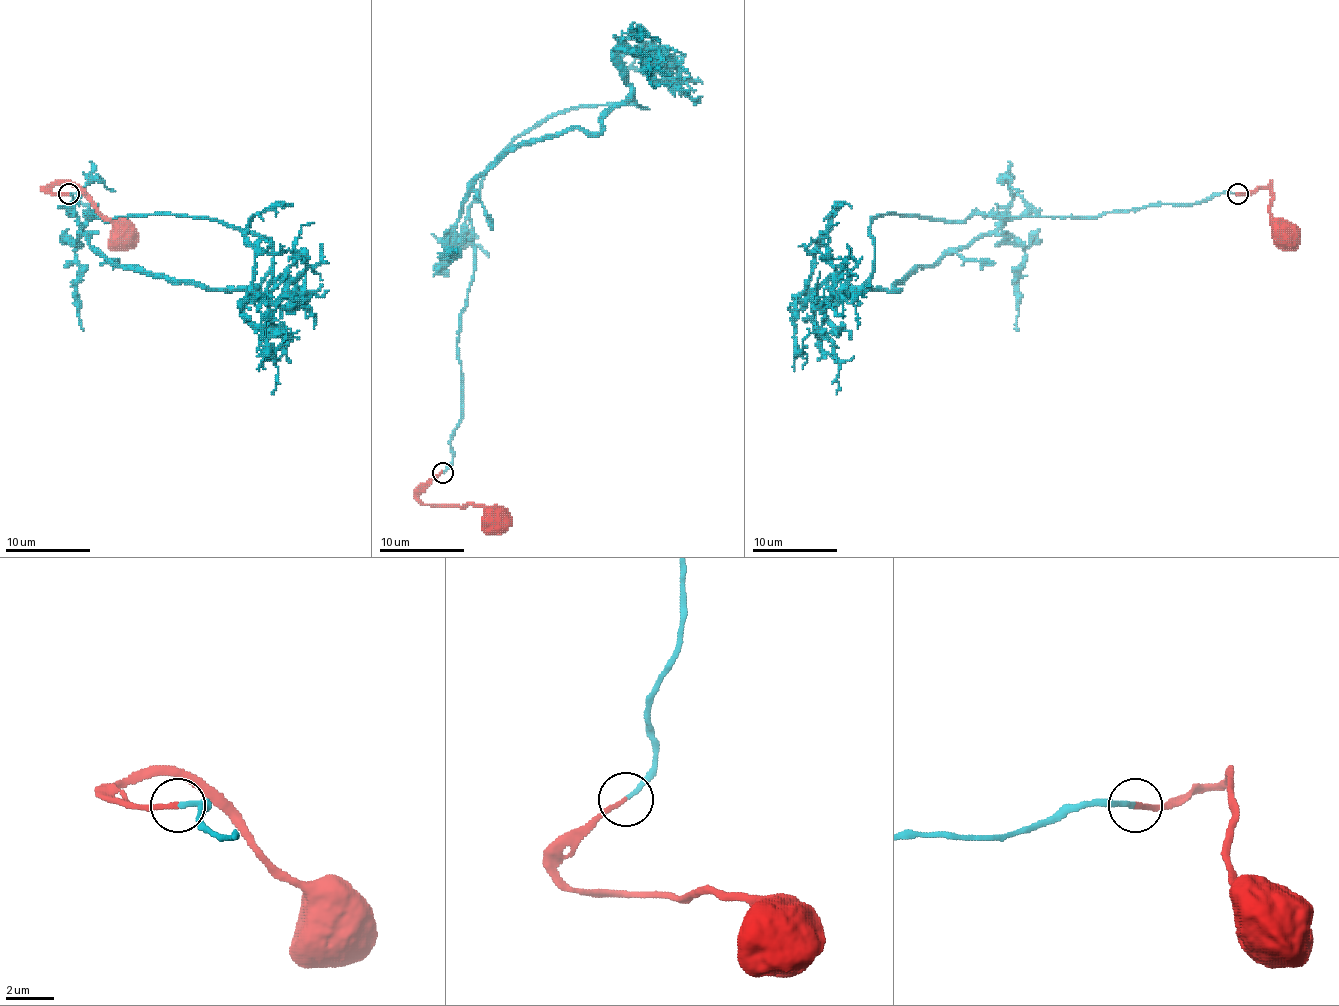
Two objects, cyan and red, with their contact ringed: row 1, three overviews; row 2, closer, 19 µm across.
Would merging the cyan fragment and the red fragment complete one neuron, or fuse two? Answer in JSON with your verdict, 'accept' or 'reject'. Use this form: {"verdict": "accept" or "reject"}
{"verdict": "accept"}

